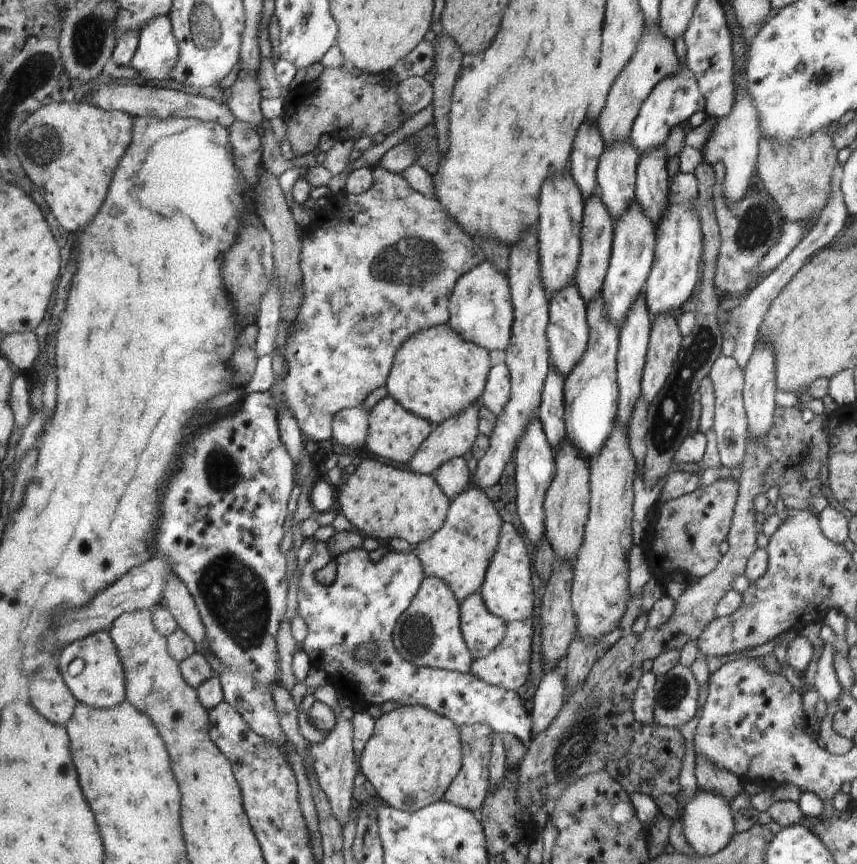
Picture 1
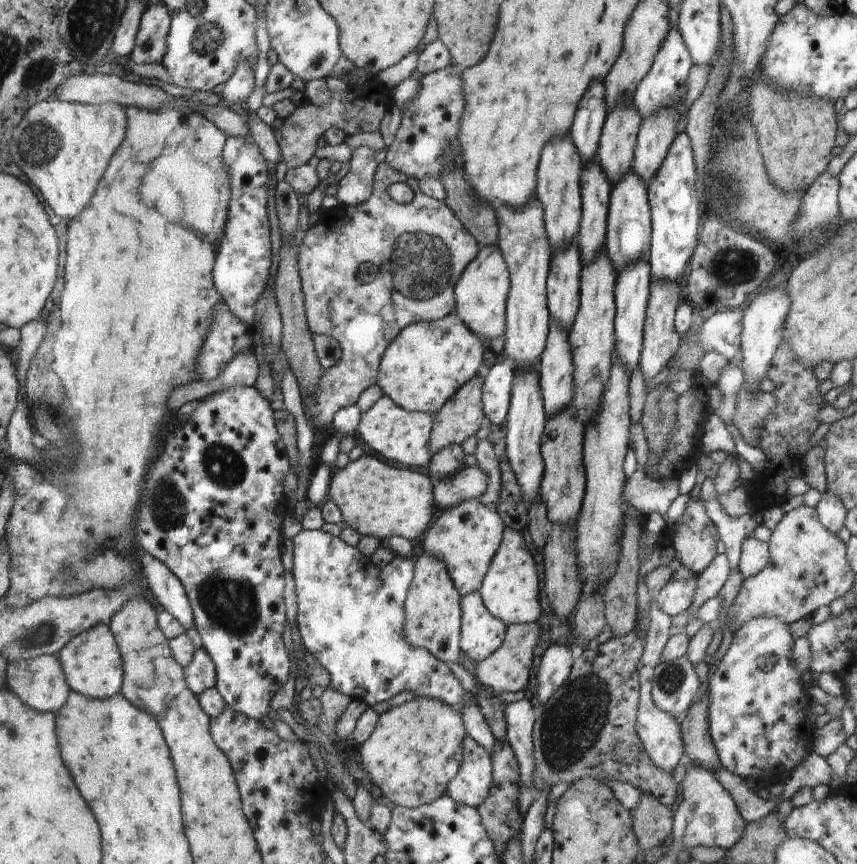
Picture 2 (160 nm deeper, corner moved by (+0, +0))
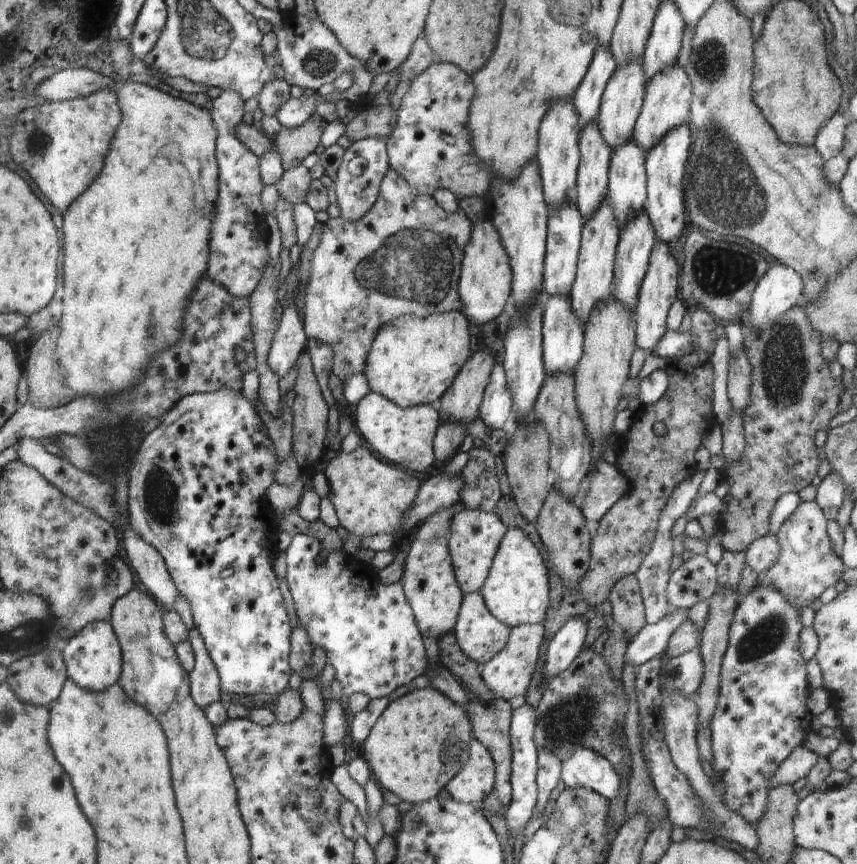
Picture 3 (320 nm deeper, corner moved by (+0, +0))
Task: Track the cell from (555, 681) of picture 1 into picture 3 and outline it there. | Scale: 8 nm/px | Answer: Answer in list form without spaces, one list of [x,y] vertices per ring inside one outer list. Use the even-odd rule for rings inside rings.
[[[586,616],[570,617],[556,632],[544,652],[543,673],[553,677],[567,669],[584,646],[588,623]]]

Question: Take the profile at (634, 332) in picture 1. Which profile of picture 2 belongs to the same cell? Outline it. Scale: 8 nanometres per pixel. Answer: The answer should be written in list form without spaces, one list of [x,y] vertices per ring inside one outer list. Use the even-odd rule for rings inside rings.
[[[648,259],[636,262],[622,274],[618,272],[616,276],[616,356],[624,362],[624,366],[630,372],[634,372],[639,368],[639,360],[642,350],[642,340],[644,334],[644,322],[646,322],[646,308],[648,306],[648,298],[650,296],[650,288],[652,284],[651,266]]]

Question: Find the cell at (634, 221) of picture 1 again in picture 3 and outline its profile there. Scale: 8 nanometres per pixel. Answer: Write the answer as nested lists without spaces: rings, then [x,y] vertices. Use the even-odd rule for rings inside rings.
[[[633,132],[632,140],[628,141],[626,145],[620,145],[619,148],[616,148],[614,156],[610,160],[610,180],[607,184],[607,196],[608,201],[615,208],[616,218],[621,222],[621,230],[626,228],[628,221],[634,220],[640,212],[643,212],[647,200],[646,150],[634,138]]]

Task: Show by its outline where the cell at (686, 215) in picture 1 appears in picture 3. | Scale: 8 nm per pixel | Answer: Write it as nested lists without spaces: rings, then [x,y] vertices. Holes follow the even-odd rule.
[[[676,125],[659,144],[646,152],[647,200],[646,209],[651,225],[662,242],[678,238],[684,228],[684,193],[682,179],[686,161],[689,160],[690,130],[688,125]]]

